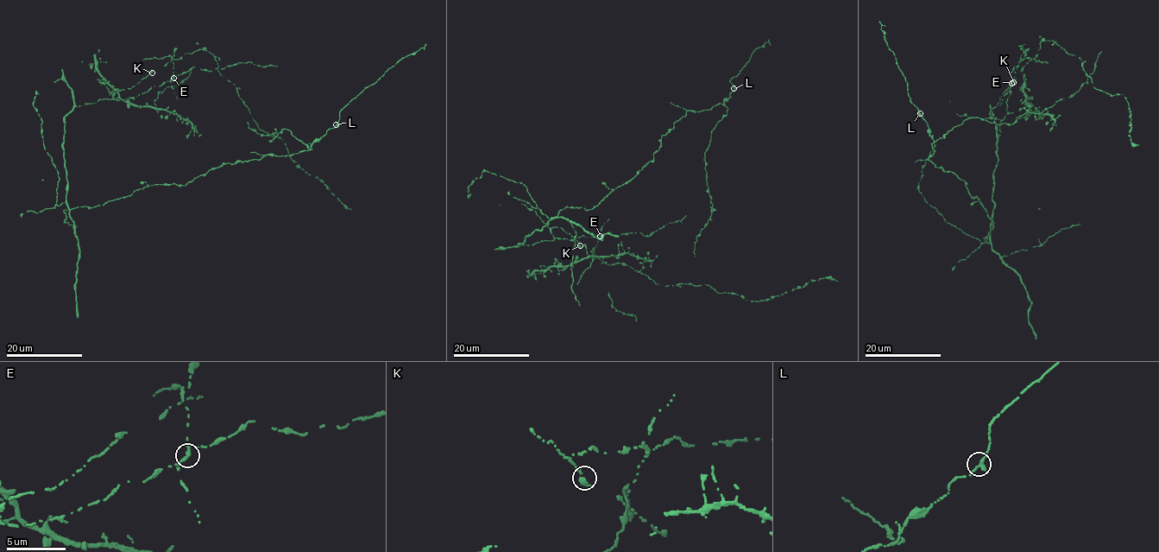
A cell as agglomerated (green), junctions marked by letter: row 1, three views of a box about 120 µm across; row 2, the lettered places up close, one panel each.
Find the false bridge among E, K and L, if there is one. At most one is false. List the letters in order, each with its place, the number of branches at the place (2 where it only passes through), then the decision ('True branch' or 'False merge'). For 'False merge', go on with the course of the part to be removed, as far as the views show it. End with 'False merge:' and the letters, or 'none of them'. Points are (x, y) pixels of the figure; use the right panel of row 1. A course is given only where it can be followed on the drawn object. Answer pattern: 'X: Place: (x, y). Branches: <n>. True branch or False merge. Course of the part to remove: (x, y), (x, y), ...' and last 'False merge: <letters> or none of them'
E: Place: (1011, 83). Branches: 1. False merge. Course of the part to remove: (1011, 83), (1022, 59), (1031, 58), (1048, 63)
K: Place: (1013, 82). Branches: 1. True branch
L: Place: (920, 113). Branches: 1. True branch
False merge: E

